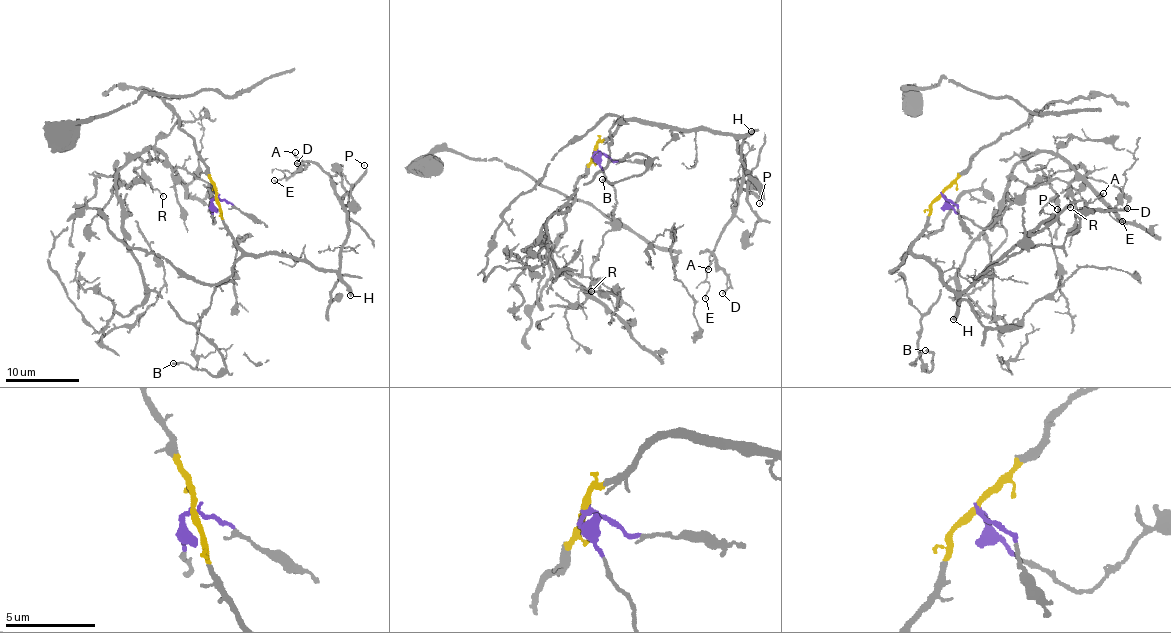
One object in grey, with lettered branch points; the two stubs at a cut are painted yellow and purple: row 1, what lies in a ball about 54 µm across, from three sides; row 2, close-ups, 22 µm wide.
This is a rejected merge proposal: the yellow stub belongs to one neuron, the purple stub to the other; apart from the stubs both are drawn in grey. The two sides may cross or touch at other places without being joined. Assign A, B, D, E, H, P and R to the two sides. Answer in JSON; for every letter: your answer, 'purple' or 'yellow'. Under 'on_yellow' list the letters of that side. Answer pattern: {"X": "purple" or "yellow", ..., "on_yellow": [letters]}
{"A": "yellow", "B": "purple", "D": "yellow", "E": "yellow", "H": "yellow", "P": "yellow", "R": "purple", "on_yellow": ["A", "D", "E", "H", "P"]}

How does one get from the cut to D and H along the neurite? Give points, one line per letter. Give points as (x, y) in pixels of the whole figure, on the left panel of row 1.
D: (215, 198), (222, 224), (247, 252), (338, 269), (348, 232), (332, 179), (314, 163), (302, 169), (296, 163)
H: (215, 198), (222, 224), (245, 251), (257, 255), (279, 253), (306, 258), (316, 267), (331, 269), (350, 296)

